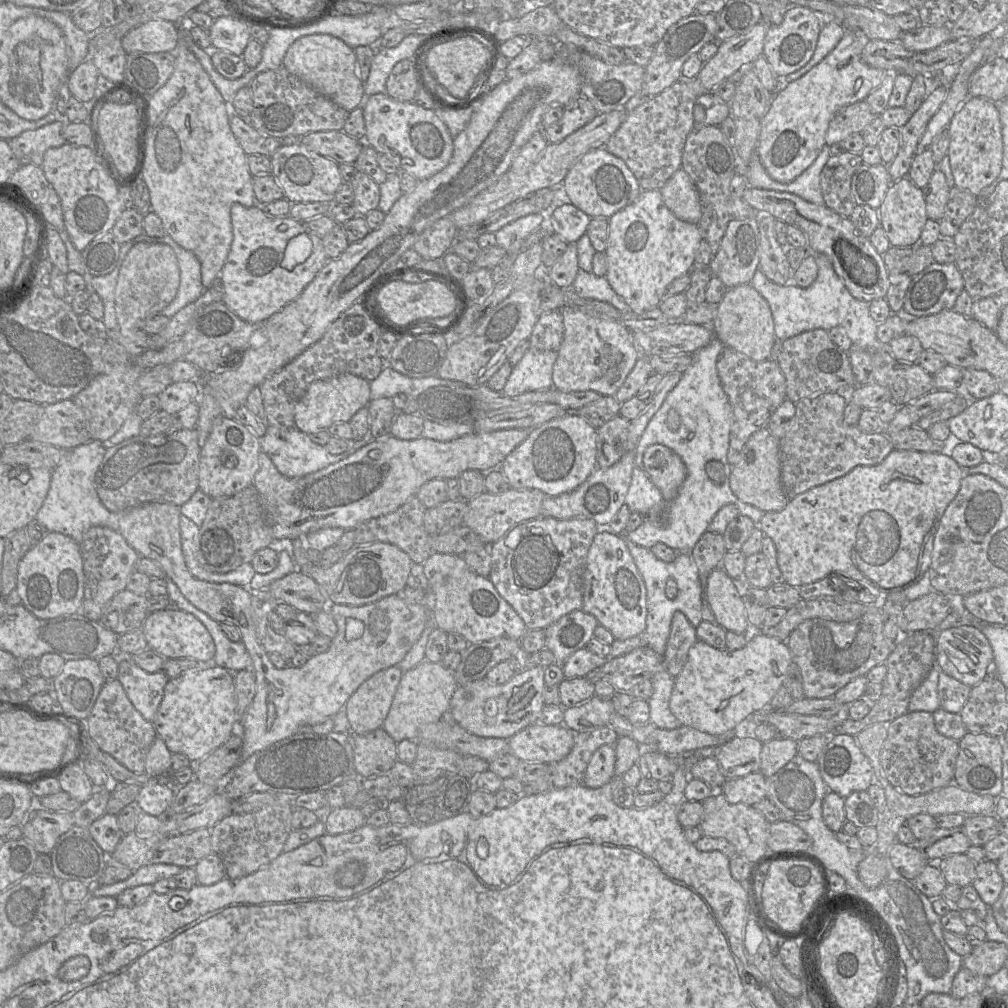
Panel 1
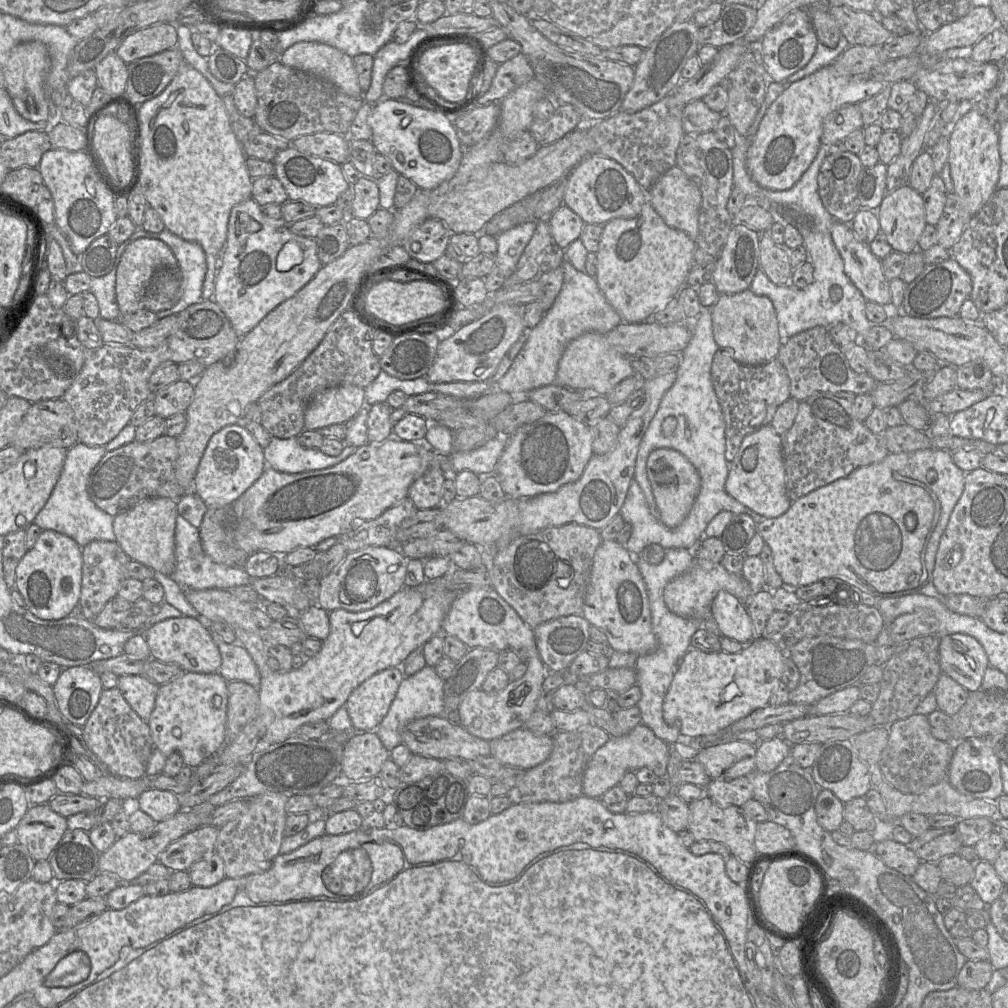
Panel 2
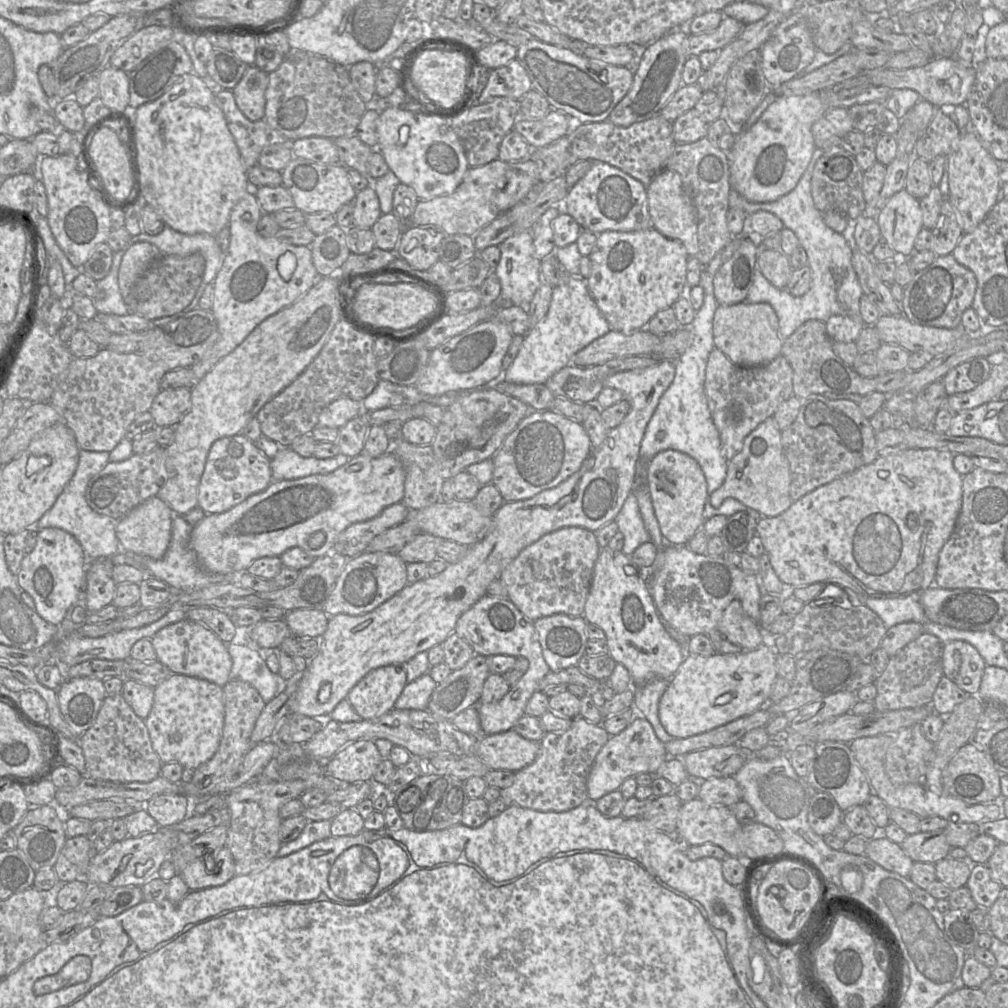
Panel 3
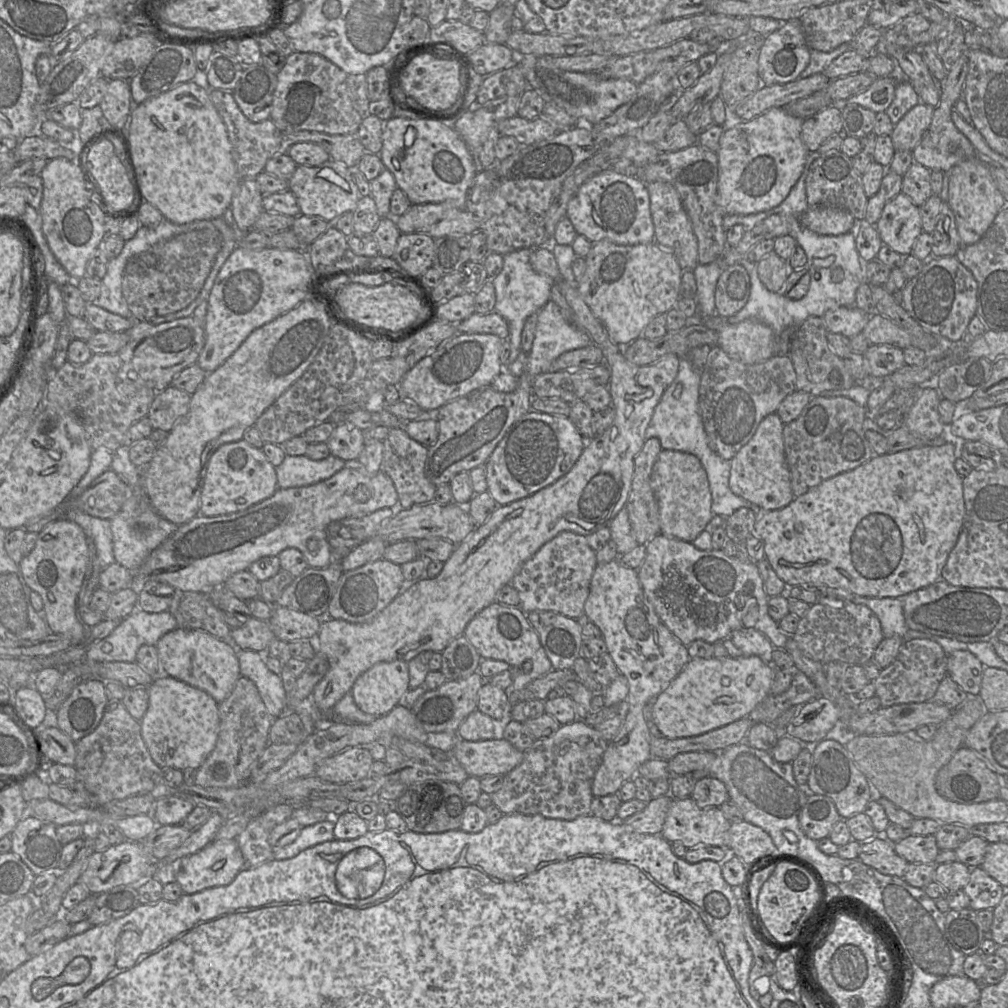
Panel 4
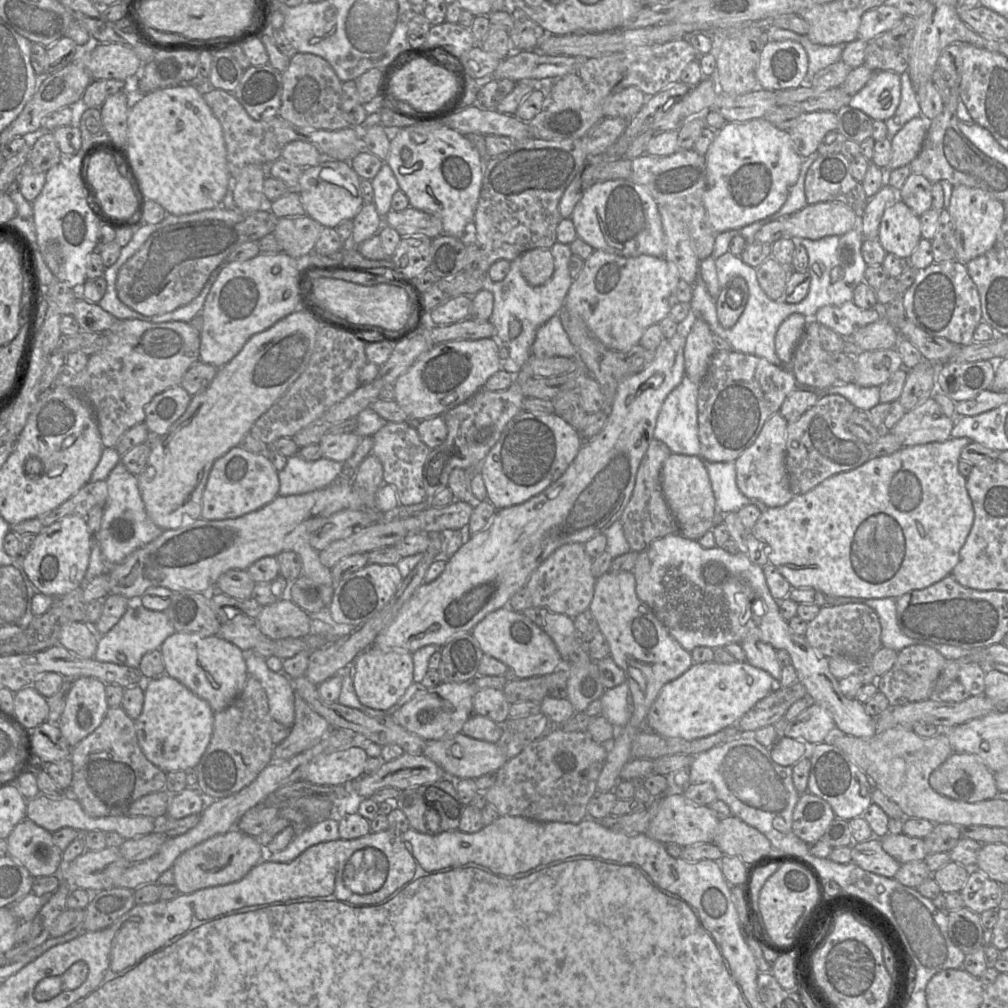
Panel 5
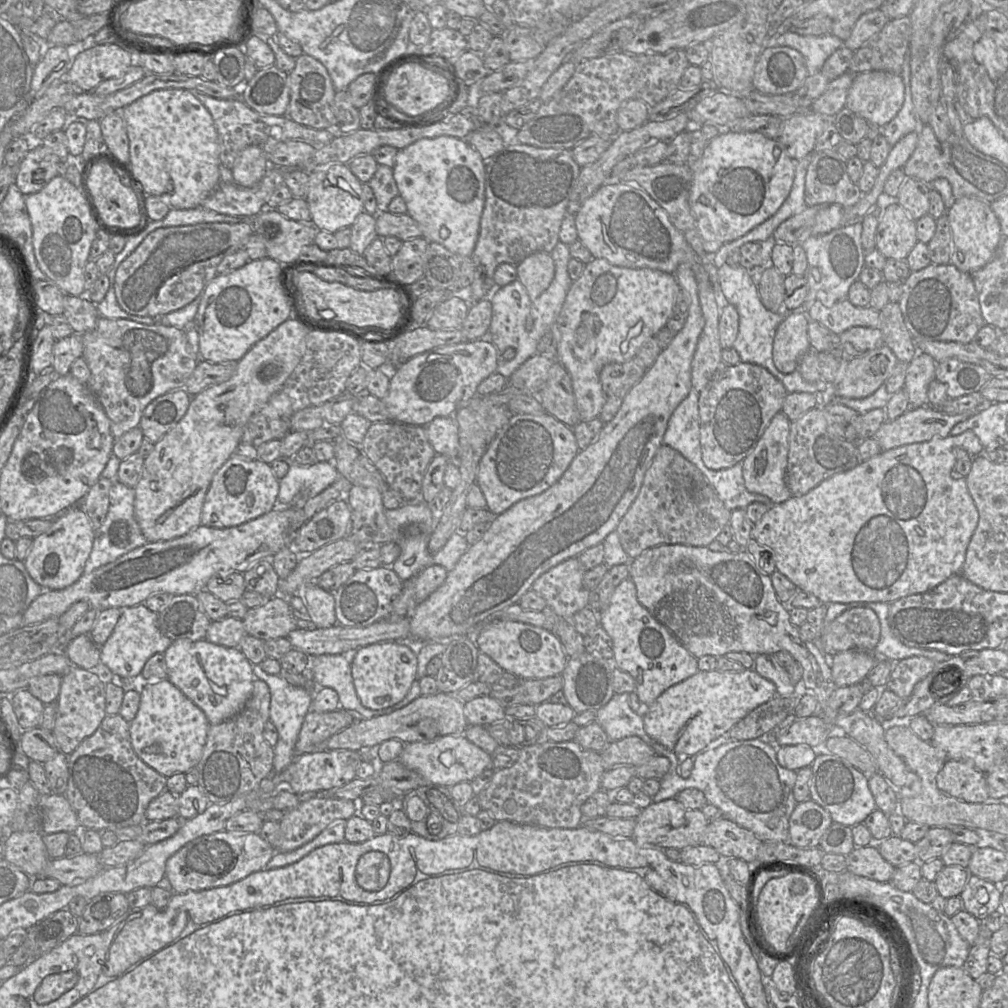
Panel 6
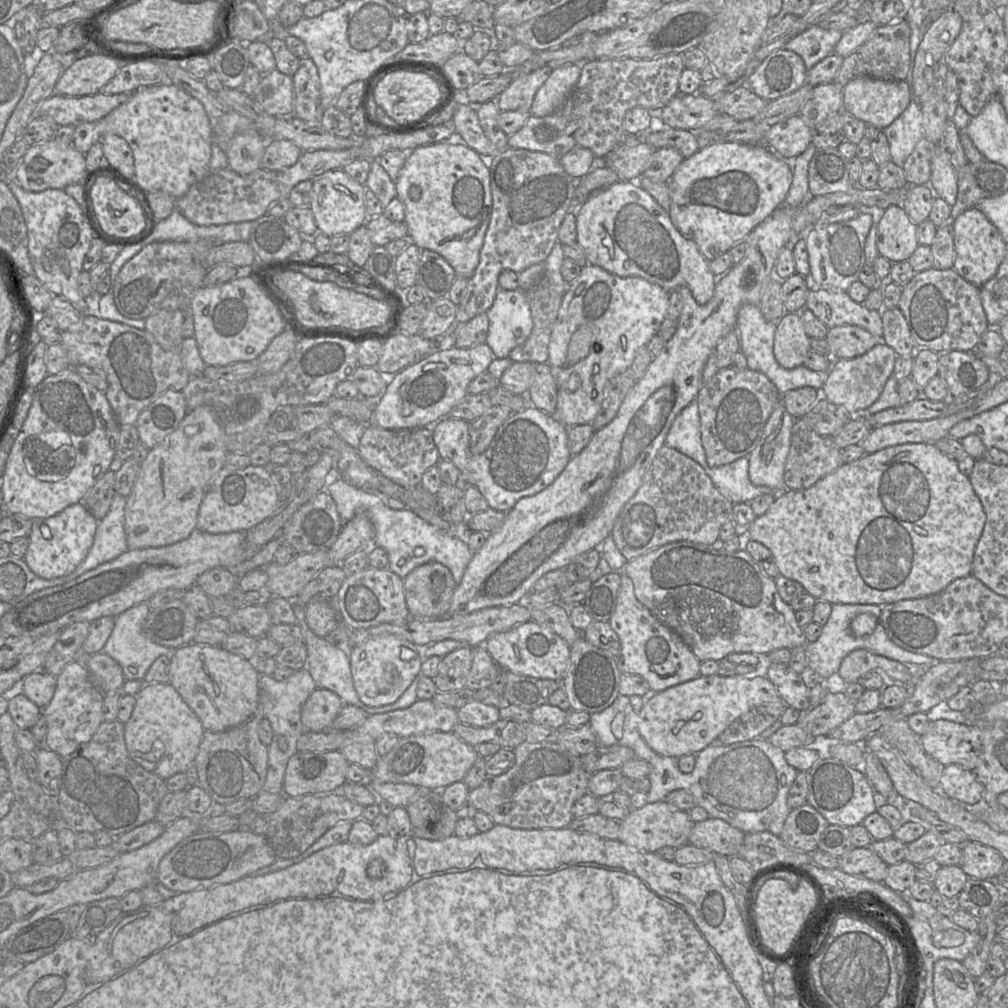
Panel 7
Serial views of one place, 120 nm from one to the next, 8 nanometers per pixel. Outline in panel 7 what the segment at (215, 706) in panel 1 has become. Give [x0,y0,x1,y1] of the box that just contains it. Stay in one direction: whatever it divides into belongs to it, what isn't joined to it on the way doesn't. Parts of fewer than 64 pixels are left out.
[125,683,205,781]

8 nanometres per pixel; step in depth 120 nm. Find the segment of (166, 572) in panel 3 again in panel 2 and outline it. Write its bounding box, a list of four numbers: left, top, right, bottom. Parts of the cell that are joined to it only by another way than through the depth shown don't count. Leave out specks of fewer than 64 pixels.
[169,515,258,590]

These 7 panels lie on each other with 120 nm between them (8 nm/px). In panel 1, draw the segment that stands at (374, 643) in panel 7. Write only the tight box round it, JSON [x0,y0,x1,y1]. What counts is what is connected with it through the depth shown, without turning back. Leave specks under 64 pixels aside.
[344,666,402,735]

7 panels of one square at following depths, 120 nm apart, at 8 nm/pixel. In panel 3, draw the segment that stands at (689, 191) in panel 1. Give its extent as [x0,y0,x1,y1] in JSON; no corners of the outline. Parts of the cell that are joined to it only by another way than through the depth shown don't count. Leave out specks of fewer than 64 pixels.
[647,169,699,256]

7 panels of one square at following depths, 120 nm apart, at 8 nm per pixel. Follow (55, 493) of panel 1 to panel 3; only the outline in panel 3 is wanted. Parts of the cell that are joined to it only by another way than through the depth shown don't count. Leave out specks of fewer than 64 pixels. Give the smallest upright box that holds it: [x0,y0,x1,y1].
[38,450,120,560]

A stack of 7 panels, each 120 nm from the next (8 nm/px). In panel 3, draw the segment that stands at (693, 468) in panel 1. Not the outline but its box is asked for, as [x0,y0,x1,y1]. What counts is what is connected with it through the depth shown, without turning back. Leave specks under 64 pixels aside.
[614,269,767,556]

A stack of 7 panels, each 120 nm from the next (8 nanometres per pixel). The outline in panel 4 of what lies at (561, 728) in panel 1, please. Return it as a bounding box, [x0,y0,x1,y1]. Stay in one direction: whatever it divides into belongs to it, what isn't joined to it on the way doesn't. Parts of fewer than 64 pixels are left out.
[451,737,524,778]

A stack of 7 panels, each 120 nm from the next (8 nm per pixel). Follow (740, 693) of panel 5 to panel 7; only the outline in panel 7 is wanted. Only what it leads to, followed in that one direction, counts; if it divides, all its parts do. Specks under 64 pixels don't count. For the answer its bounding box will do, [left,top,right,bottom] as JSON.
[638,673,782,756]

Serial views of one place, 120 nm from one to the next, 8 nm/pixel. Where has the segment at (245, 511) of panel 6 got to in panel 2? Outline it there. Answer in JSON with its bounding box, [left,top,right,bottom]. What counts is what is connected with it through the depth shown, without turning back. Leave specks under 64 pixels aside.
[193,425,267,509]

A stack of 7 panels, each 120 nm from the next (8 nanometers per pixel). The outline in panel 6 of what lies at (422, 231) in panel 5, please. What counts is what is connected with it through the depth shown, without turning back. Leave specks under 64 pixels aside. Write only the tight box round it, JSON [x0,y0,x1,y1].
[375,212,422,241]

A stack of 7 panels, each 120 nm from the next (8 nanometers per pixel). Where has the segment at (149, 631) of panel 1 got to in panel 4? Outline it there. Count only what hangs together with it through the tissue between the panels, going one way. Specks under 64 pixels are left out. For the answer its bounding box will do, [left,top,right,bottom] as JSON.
[156,628,241,703]

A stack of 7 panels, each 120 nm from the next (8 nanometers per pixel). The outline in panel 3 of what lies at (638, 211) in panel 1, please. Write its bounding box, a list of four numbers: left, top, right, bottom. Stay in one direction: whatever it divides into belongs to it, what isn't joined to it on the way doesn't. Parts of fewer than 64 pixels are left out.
[586,226,689,335]

